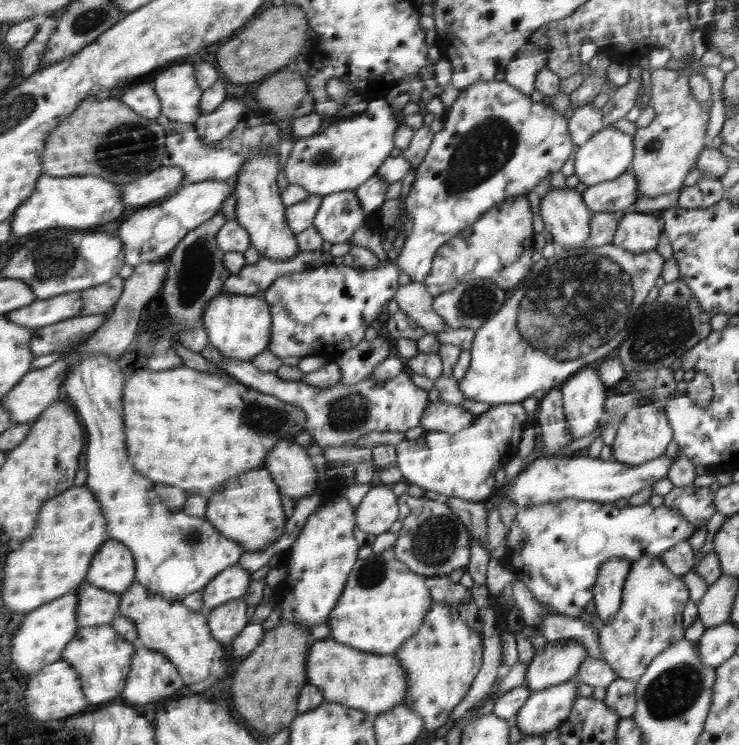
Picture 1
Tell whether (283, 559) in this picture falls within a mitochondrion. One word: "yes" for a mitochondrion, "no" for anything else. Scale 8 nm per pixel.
no

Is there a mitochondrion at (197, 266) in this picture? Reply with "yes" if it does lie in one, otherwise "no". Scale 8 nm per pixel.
yes

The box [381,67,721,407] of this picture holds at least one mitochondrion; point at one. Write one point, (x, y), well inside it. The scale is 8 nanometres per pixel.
(581, 298)

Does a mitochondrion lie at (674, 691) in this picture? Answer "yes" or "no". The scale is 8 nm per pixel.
yes

